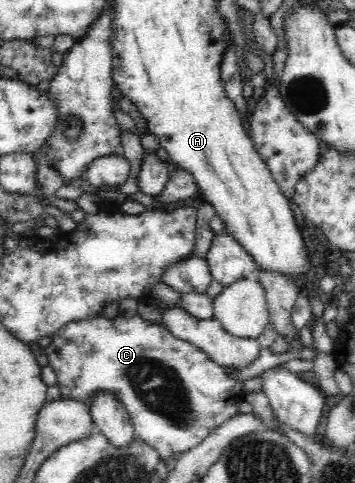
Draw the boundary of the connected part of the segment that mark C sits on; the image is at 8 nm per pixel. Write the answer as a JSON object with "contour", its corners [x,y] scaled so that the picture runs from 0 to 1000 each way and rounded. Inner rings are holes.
{"contour":[[[392,652],[380,658],[330,654],[324,663],[301,663],[290,654],[259,654],[239,667],[200,665],[177,673],[149,696],[149,712],[130,720],[138,758],[161,774],[158,805],[169,803],[175,826],[217,828],[248,836],[268,812],[313,812],[327,828],[344,832],[366,863],[383,903],[442,934],[448,952],[538,932],[580,903],[623,882],[634,870],[670,857],[693,814],[679,816],[679,791],[727,783],[741,770],[772,764],[783,756],[823,743],[882,743],[885,729],[862,718],[831,723],[772,737],[752,720],[735,723],[730,741],[673,774],[639,774],[625,758],[594,745],[569,725],[535,708],[496,700],[462,673],[414,671]]]}

